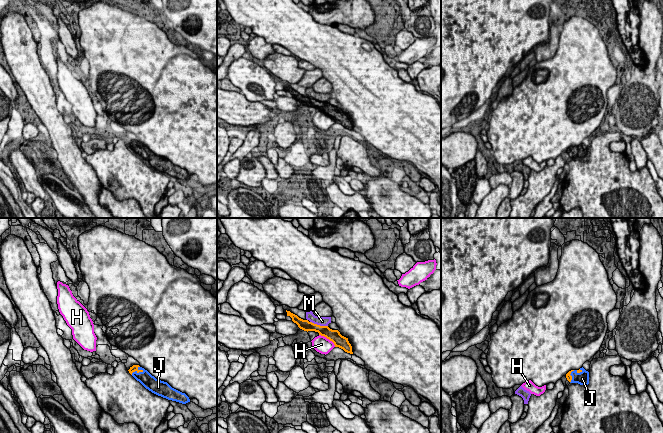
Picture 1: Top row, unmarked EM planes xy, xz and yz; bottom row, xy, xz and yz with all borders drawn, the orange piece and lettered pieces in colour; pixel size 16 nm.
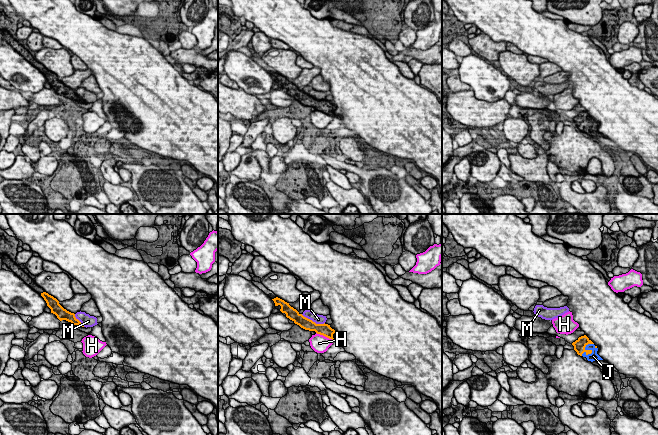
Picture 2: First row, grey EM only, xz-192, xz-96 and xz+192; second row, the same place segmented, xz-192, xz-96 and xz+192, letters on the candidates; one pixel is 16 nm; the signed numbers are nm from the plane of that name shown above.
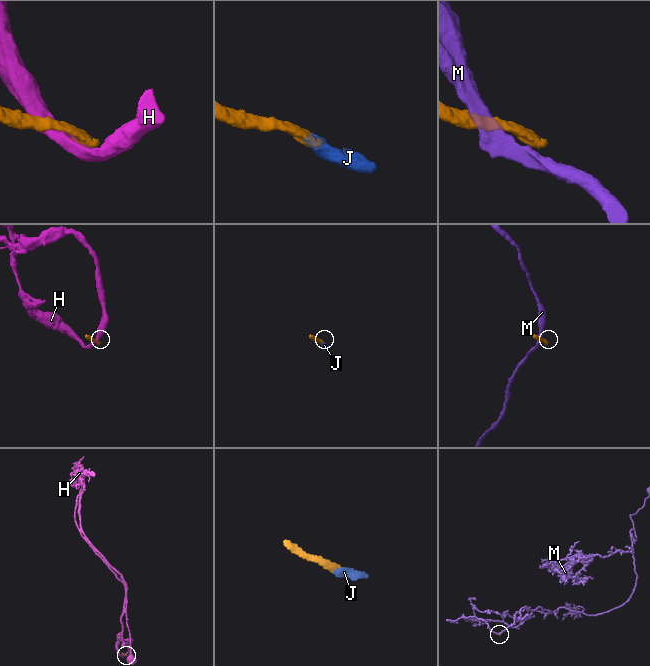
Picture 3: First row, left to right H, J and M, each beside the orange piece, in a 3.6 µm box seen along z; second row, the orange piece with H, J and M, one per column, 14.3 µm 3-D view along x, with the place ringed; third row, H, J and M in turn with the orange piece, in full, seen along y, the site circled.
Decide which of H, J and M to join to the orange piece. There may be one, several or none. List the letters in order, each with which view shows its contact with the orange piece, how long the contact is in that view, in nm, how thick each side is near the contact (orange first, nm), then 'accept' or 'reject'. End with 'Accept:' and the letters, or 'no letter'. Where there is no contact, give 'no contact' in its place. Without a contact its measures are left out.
H: xz | 340 nm | 200/280 nm | reject
J: xy | 220 nm | 100/220 nm | accept
M: xz | 300 nm | 170/160 nm | reject
Accept: J

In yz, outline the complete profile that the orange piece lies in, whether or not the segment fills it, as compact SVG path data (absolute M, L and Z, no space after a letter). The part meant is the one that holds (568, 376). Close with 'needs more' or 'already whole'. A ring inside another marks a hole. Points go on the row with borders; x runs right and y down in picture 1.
M583 367L579 370L571 370L566 374L566 378L570 383L578 383L580 385L589 384L589 372Z; needs more

